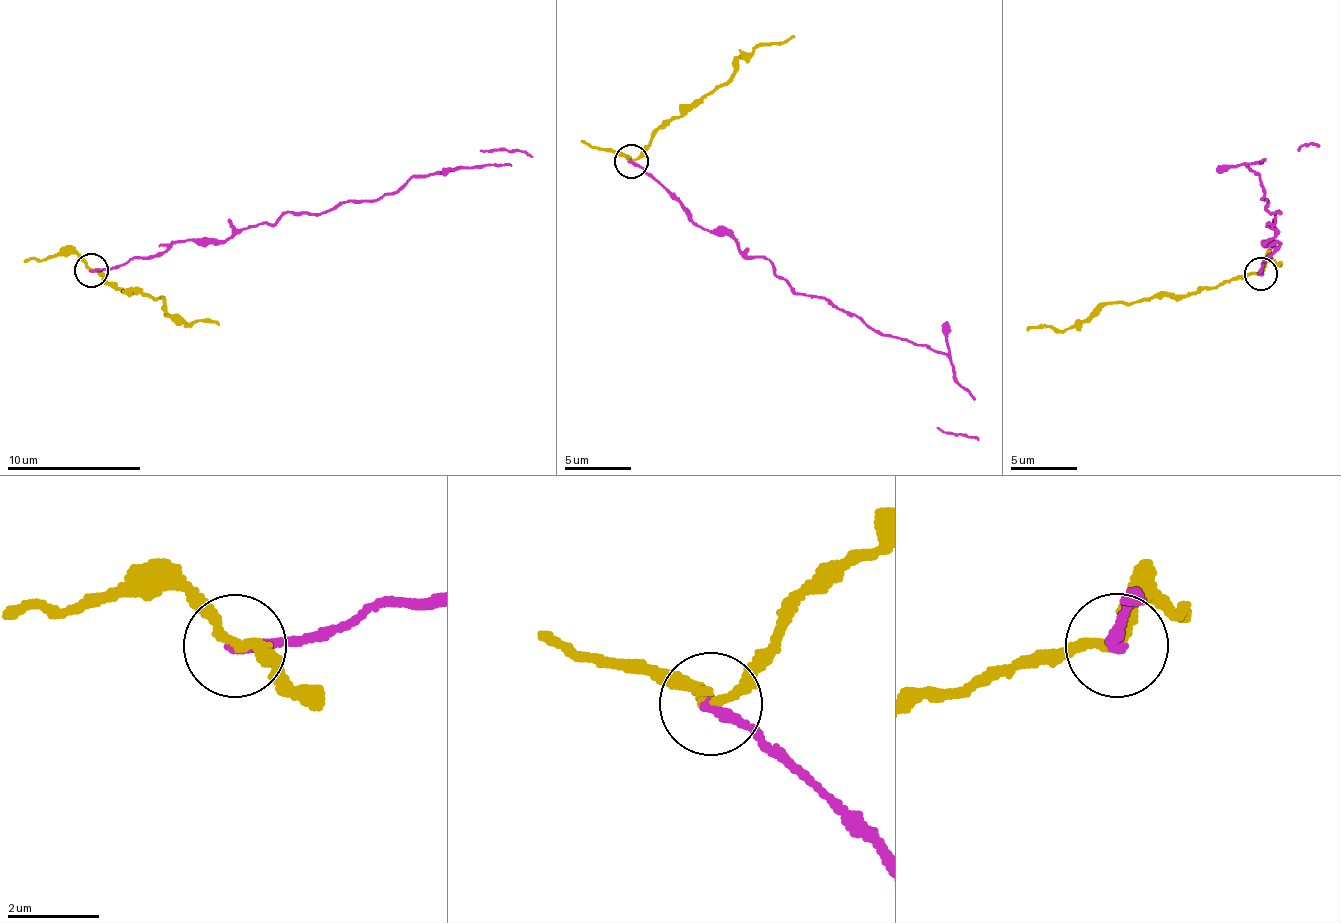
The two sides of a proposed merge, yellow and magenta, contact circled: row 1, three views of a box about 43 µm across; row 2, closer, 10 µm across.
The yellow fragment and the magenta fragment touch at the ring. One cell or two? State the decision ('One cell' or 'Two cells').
Two cells

